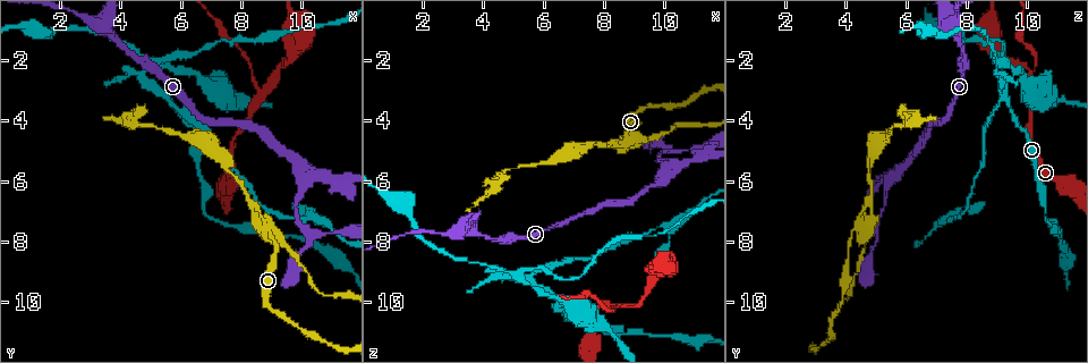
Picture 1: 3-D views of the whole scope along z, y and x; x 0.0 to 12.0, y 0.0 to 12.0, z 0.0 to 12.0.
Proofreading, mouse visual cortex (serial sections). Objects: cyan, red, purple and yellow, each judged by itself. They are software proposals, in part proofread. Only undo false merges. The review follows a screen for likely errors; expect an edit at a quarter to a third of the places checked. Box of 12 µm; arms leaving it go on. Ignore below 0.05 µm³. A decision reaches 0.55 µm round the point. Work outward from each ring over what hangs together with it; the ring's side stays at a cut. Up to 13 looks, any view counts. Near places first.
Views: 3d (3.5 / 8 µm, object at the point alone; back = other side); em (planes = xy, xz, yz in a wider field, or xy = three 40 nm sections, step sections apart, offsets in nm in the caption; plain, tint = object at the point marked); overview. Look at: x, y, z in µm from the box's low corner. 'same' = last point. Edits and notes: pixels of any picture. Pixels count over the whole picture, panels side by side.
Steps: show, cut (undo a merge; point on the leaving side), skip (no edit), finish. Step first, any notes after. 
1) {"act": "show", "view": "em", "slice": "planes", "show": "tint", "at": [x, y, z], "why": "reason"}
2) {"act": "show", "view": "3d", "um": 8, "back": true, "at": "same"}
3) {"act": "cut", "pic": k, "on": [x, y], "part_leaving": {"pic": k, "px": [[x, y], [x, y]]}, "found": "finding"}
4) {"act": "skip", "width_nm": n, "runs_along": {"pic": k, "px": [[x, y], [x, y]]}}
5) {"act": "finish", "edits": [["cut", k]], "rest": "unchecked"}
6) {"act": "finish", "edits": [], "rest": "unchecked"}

{"act": "show", "view": "3d", "um": 8, "at": [7.0, 7.2, 10.6], "why": "a narrow waist"}

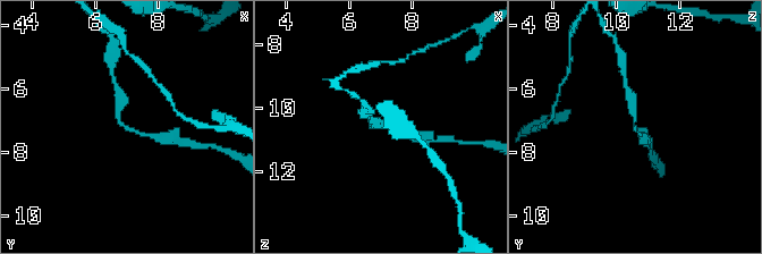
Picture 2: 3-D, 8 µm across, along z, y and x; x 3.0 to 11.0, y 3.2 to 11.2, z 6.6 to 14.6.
{"act": "show", "view": "em", "slice": "xy", "step": 1, "show": "tint", "at": [6.9, 7.1, 10.5], "arm_widths_nm": [150, 300], "why": "shape alone is not enough"}

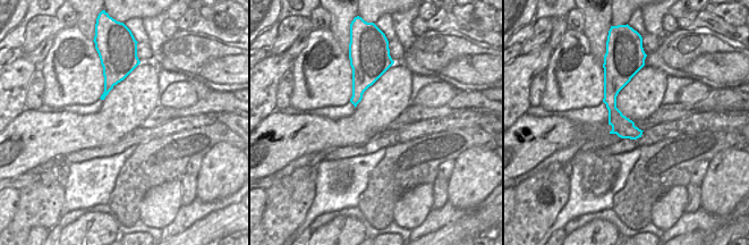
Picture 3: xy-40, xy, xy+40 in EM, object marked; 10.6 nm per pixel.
{"act": "skip", "runs_along": {"pic": 3, "px": [[623, 75], [611, 107], [633, 136]]}, "found": "continuous, no second cell"}

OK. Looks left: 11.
{"act": "show", "view": "3d", "um": 3.5, "at": [8.6, 3.1, 10.1]}

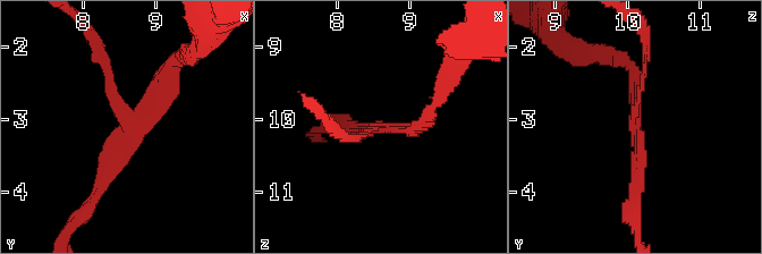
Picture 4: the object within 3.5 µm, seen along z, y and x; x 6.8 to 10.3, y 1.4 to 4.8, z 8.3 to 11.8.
{"act": "show", "view": "em", "slice": "xy", "step": 2, "show": "plain", "at": [8.65, 3.10, 10.10], "arms": 3, "arm_widths_nm": [100, 200, 200], "why": "now the EM"}

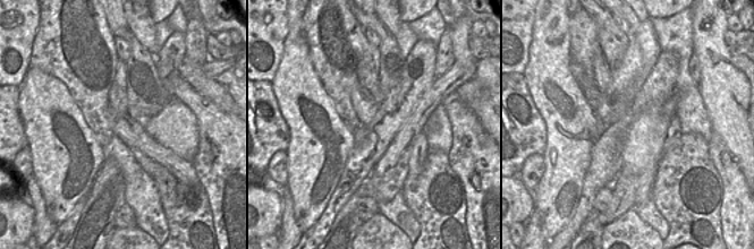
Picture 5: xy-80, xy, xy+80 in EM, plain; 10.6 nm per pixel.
{"act": "show", "view": "em", "slice": "xy", "step": 2, "show": "tint", "at": "same", "why": "where the object lies"}

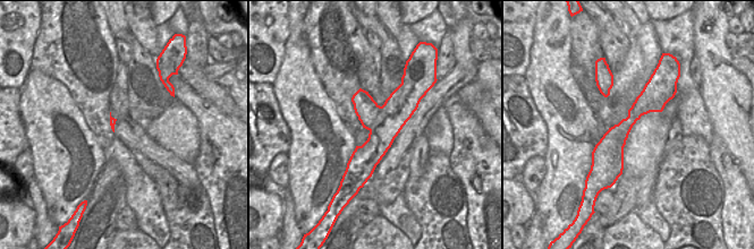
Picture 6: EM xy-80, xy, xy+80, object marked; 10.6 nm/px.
{"act": "cut", "pic": 4, "on": [110, 81], "found": "two cells meet here"}

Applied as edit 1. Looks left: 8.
{"act": "show", "view": "3d", "um": 8, "at": [10.2, 7.8, 5.1], "why": "a fork"}

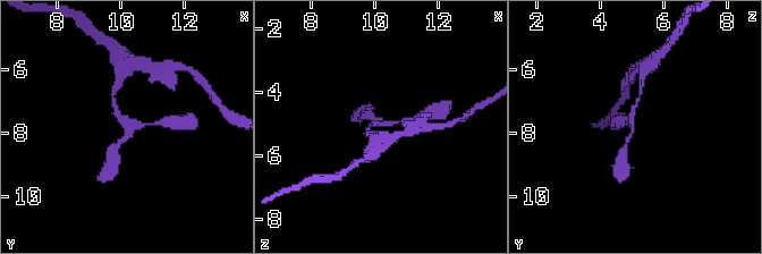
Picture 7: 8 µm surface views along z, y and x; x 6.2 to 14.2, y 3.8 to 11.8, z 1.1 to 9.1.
{"act": "show", "view": "em", "slice": "xy", "step": 2, "show": "tint", "at": [10.2, 7.7, 5.0]}

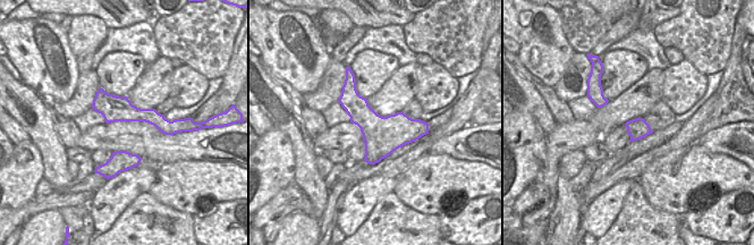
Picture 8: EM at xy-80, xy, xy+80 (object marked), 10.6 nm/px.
{"act": "skip", "arms": 3, "runs_along": {"pic": 8, "px": [[95, 102], [149, 115], [170, 126]]}, "found": "one cell here"}

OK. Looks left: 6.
{"act": "show", "view": "3d", "um": 8, "at": [11.0, 5.9, 5.2], "why": "arms part here"}

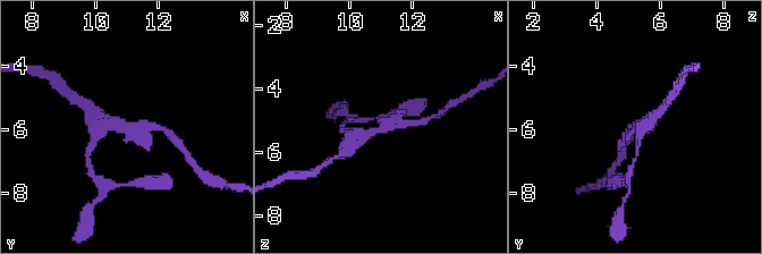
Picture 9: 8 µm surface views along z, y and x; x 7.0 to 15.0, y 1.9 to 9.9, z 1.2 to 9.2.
{"act": "show", "view": "3d", "um": 3.5, "at": [11.0, 5.9, 5.2], "why": "closer look"}

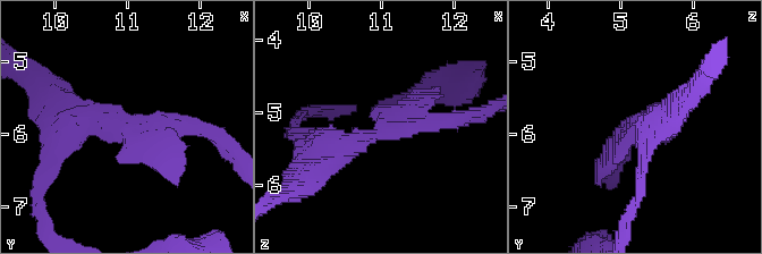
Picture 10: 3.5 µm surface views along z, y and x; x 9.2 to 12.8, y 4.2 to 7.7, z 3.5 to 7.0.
{"act": "show", "view": "em", "slice": "planes", "show": "tint", "at": [11.00, 5.90, 5.25], "why": "now the EM"}

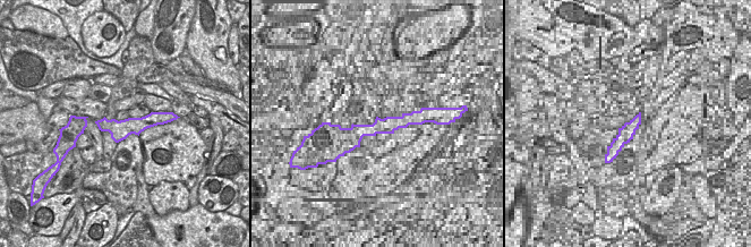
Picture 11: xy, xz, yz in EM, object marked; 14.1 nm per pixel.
{"act": "cut", "pic": 10, "on": [177, 166], "found": "two cells meet here"}

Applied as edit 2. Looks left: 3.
{"act": "show", "view": "3d", "um": 3.5, "at": [3.4, 1.0, 7.6], "why": "thick turns thin"}

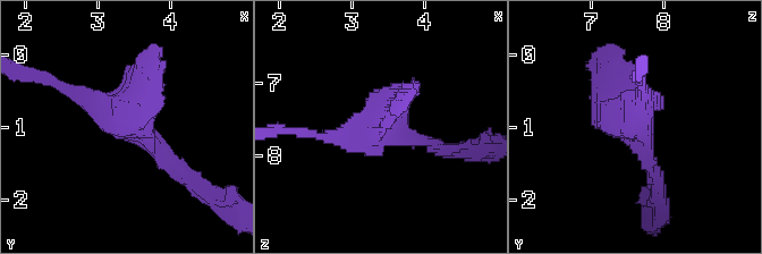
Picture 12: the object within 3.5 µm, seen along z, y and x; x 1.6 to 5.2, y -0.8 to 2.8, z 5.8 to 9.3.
{"act": "show", "view": "em", "slice": "xy", "step": 5, "show": "tint", "at": [3.40, 0.95, 7.60], "arms": 4, "arm_widths_nm": [200, 200, 250, 250], "why": "now the EM"}

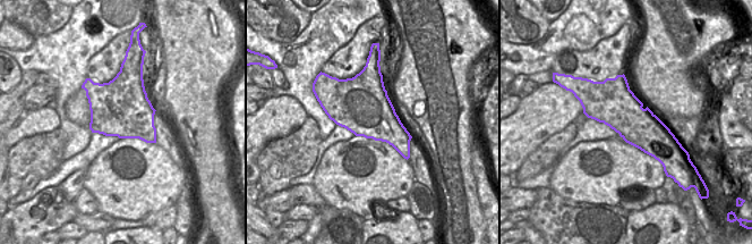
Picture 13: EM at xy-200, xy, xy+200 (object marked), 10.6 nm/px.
{"act": "skip", "runs_along": {"pic": 12, "px": [[657, 174], [604, 66]]}, "found": "continuous, no second cell"}

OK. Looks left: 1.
{"act": "finish", "edits": [["cut", 4], ["cut", 10]], "rest": "unchecked"}

